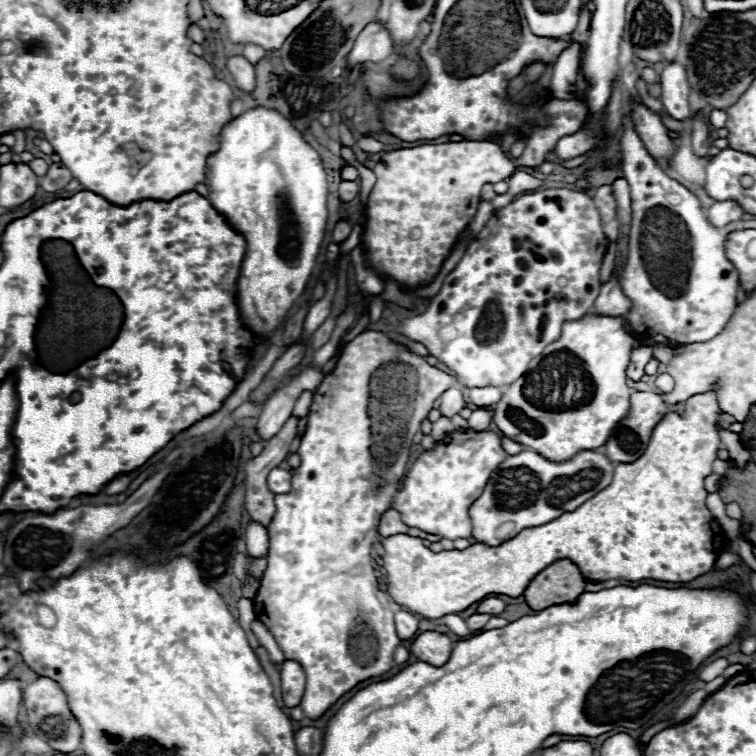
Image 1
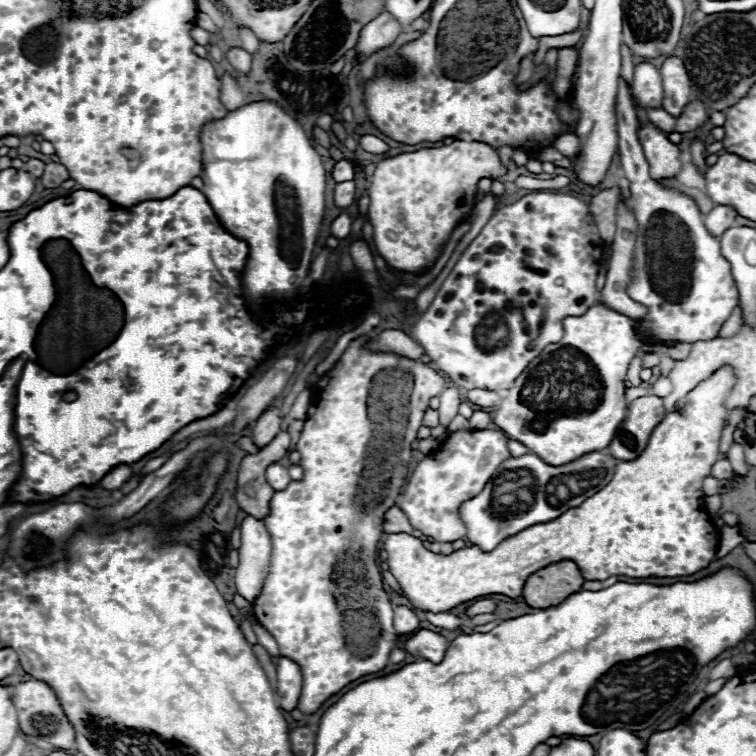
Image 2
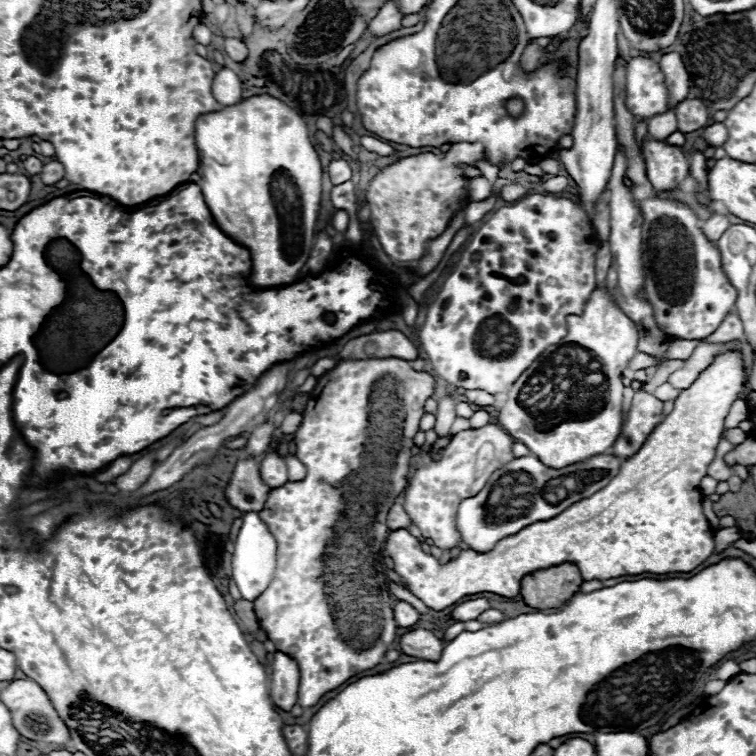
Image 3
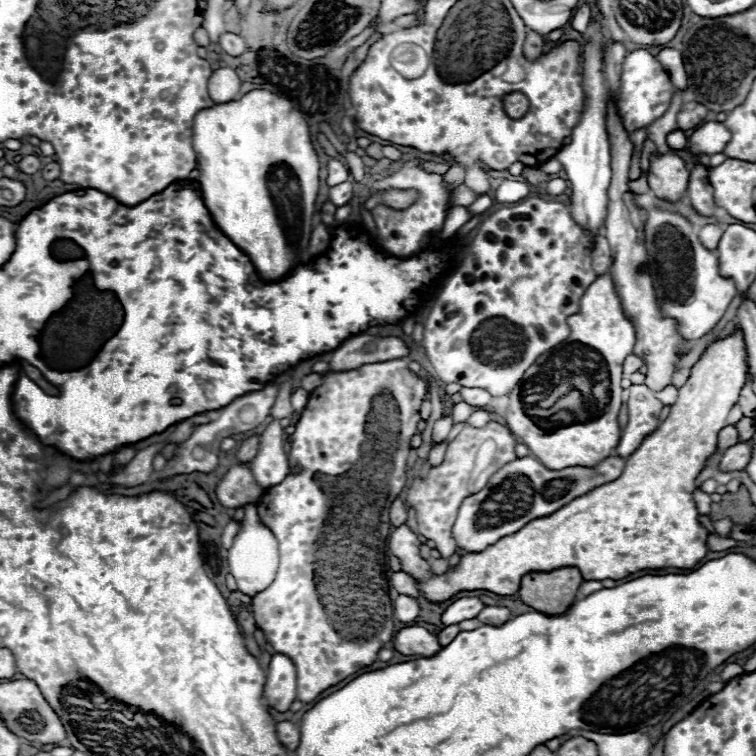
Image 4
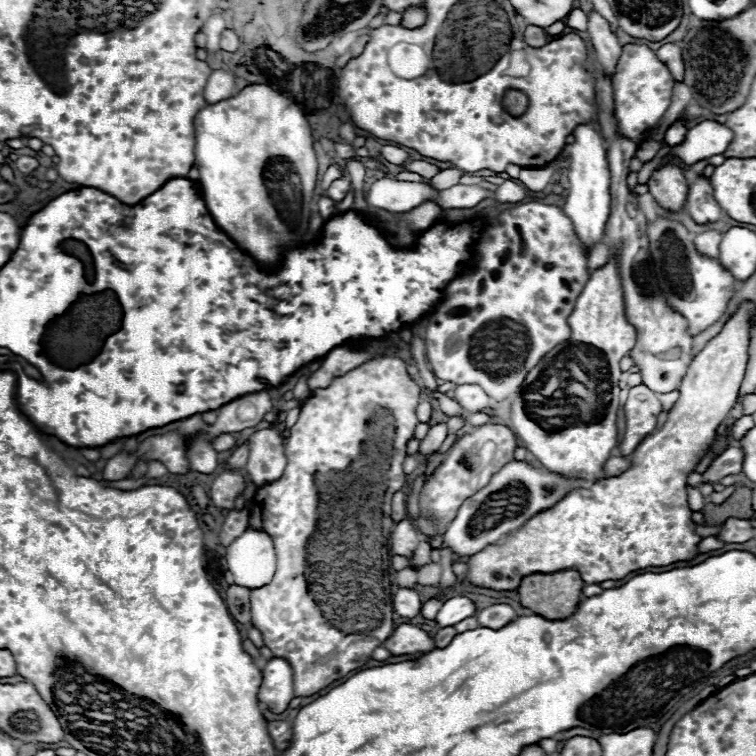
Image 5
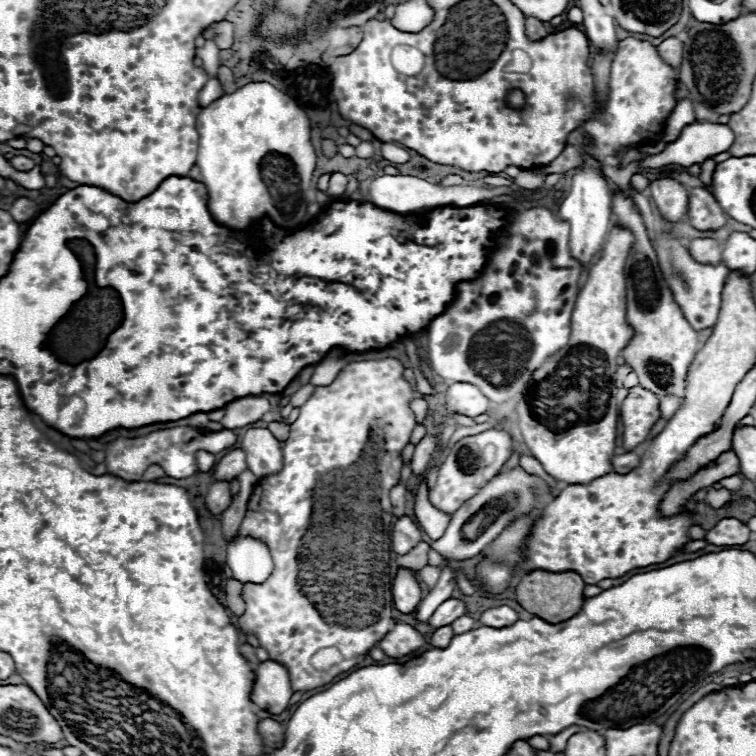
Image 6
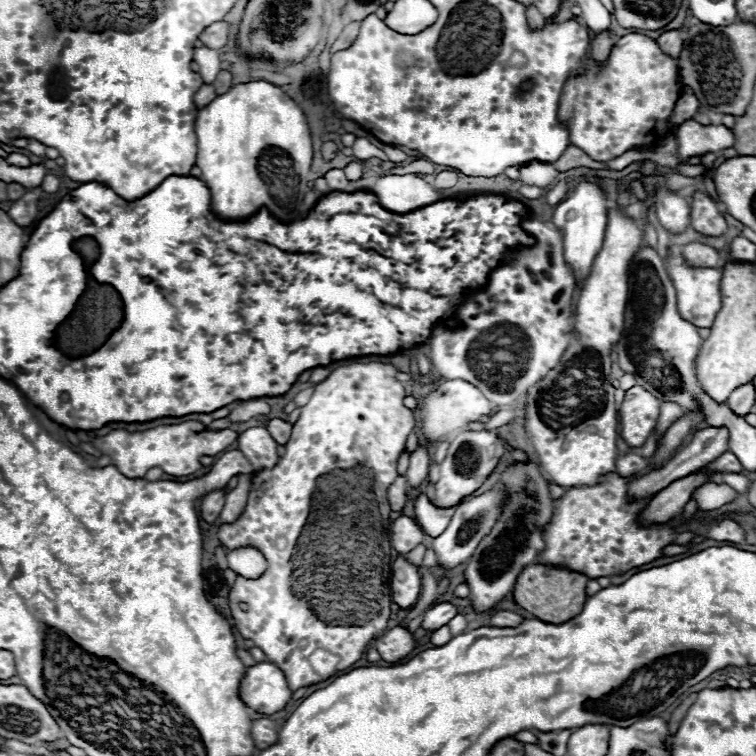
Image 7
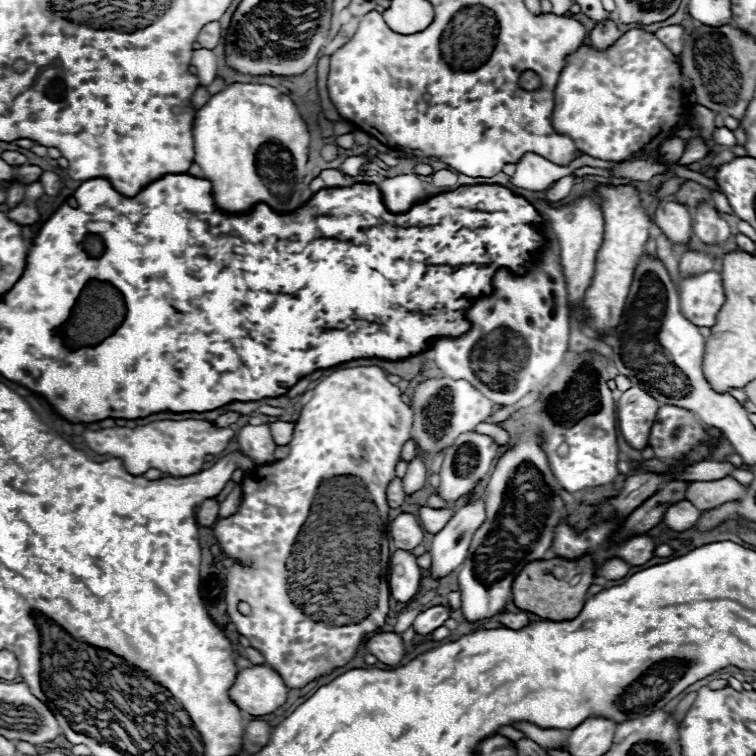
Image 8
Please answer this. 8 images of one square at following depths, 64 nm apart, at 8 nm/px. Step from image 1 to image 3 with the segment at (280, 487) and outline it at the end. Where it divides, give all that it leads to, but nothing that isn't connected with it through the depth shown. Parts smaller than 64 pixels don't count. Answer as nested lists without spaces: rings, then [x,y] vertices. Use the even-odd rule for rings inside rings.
[[[268,454],[268,456],[262,460],[260,476],[262,476],[262,480],[264,480],[270,488],[284,486],[284,484],[288,482],[286,462],[284,462],[278,454]]]

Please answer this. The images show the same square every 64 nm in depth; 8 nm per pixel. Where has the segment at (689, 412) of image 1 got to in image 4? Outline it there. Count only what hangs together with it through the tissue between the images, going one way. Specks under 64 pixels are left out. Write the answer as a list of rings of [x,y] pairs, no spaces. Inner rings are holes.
[[[742,332],[728,336],[720,342],[708,346],[706,354],[692,368],[688,382],[678,388],[678,400],[672,404],[668,418],[644,438],[638,450],[626,458],[626,466],[620,478],[594,488],[592,492],[572,500],[558,512],[536,518],[528,522],[516,534],[504,536],[494,546],[484,552],[466,552],[460,556],[456,568],[446,570],[444,574],[432,574],[430,560],[420,556],[420,540],[406,526],[394,528],[388,538],[388,550],[400,560],[400,570],[410,574],[418,582],[418,590],[432,604],[450,600],[462,590],[490,590],[500,596],[512,596],[520,588],[520,580],[530,570],[556,570],[562,566],[576,566],[582,572],[584,580],[620,580],[638,570],[660,570],[660,568],[694,568],[708,554],[708,530],[698,520],[698,510],[694,502],[694,490],[698,474],[704,470],[706,460],[714,454],[718,444],[718,432],[726,426],[726,416],[730,408],[738,402],[740,390],[746,380],[746,344]]]

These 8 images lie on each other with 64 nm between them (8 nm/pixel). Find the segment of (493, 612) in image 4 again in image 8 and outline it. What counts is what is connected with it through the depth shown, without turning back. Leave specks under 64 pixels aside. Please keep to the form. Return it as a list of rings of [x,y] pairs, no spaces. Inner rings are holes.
[[[504,612],[504,614],[502,614],[502,616],[498,616],[496,620],[498,620],[502,626],[512,628],[512,630],[524,628],[524,626],[530,622],[530,618],[528,618],[524,612],[520,612],[520,614],[510,614],[510,612]]]

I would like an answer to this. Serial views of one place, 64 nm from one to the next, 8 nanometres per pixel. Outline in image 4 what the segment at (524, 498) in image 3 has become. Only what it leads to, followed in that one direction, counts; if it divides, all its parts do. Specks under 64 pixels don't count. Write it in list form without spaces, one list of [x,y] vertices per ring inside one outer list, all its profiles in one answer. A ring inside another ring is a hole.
[[[524,456],[508,462],[490,476],[490,482],[478,492],[466,498],[458,510],[458,518],[452,526],[454,540],[464,552],[482,552],[504,536],[518,532],[534,518],[544,518],[572,502],[574,498],[618,478],[624,470],[624,458],[608,456],[594,468],[570,466],[564,470],[548,470],[536,458]]]

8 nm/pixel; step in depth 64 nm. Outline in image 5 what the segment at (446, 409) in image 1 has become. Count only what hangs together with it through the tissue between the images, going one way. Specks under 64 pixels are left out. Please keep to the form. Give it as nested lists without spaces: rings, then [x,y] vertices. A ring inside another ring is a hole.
[[[444,422],[432,426],[432,428],[428,430],[426,438],[420,442],[420,458],[424,460],[424,458],[430,456],[432,452],[436,452],[436,450],[442,446],[442,442],[446,440],[446,436],[448,436],[448,428],[446,428]]]

